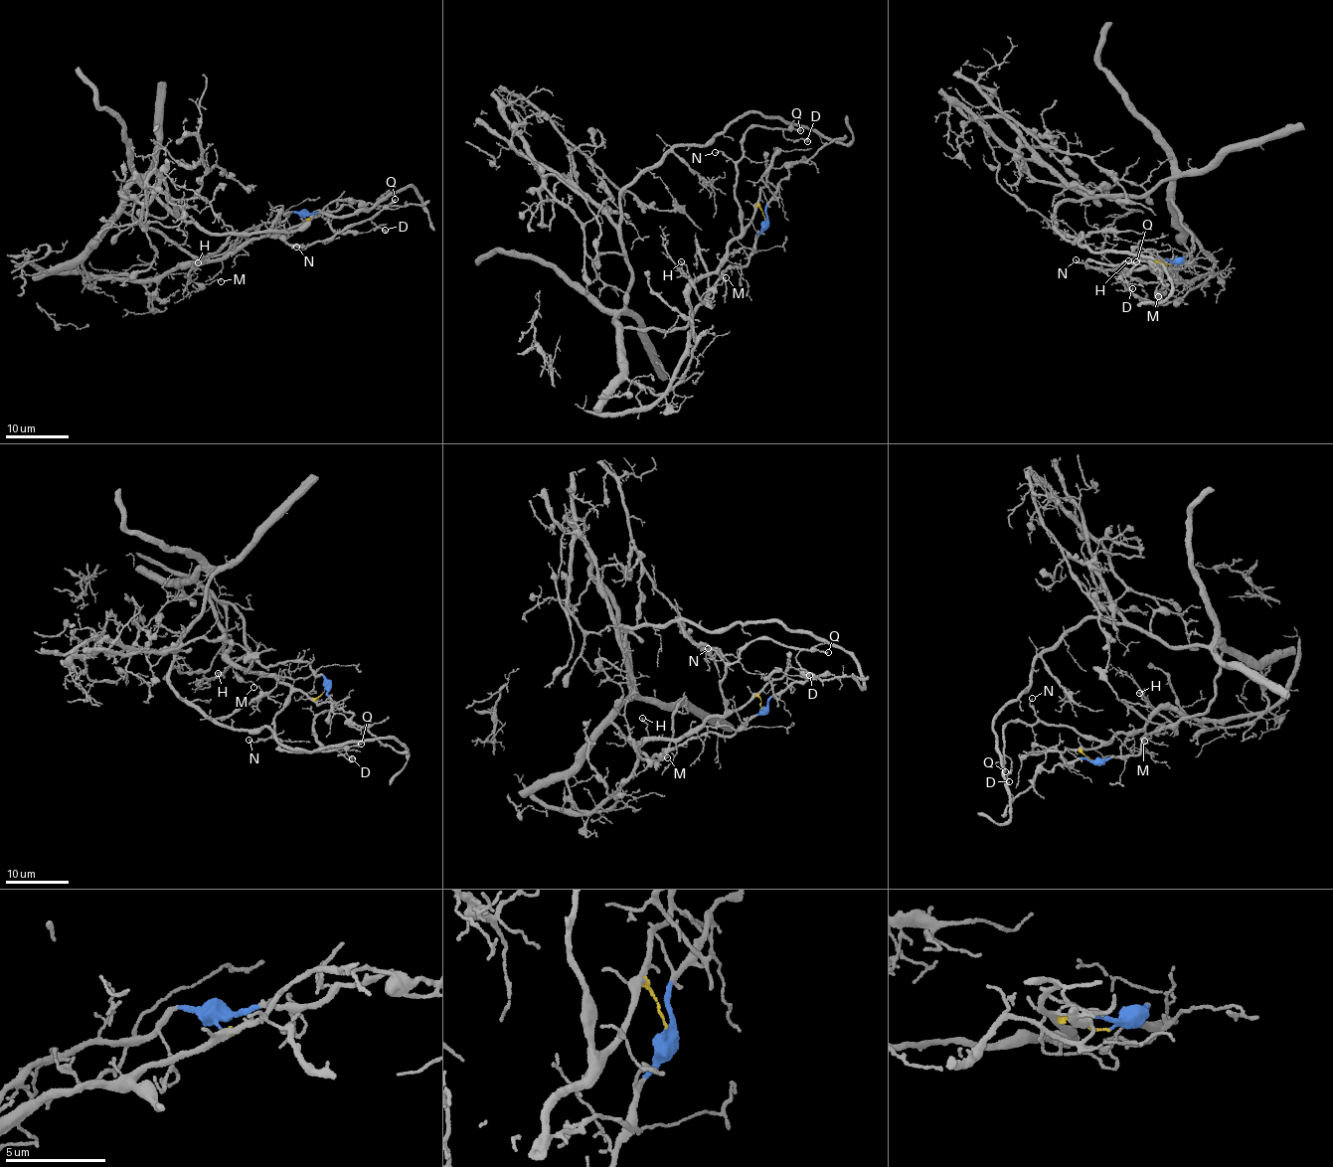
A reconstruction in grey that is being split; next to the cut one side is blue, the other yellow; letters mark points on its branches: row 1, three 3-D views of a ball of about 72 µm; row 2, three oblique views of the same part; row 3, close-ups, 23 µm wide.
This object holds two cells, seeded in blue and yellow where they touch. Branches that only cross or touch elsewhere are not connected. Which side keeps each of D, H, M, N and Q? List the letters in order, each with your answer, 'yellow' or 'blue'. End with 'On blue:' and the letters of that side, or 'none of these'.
D: yellow
H: yellow
M: blue
N: yellow
Q: yellow
On blue: M

